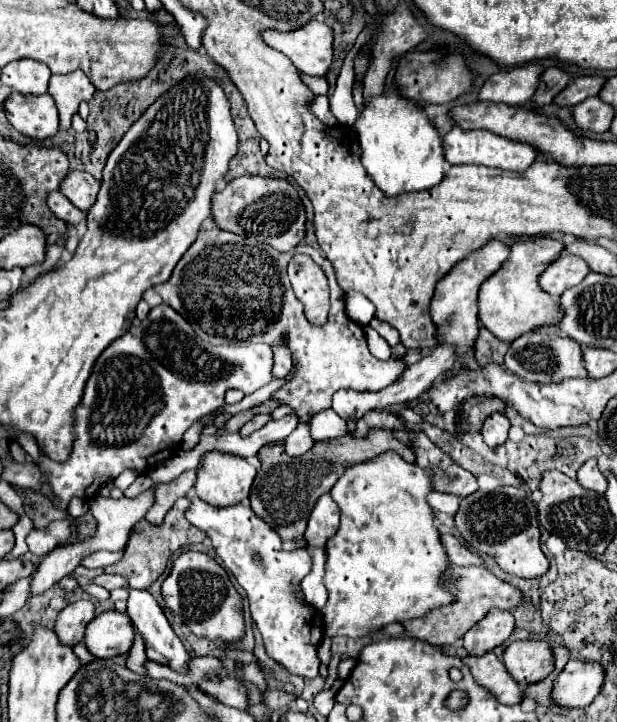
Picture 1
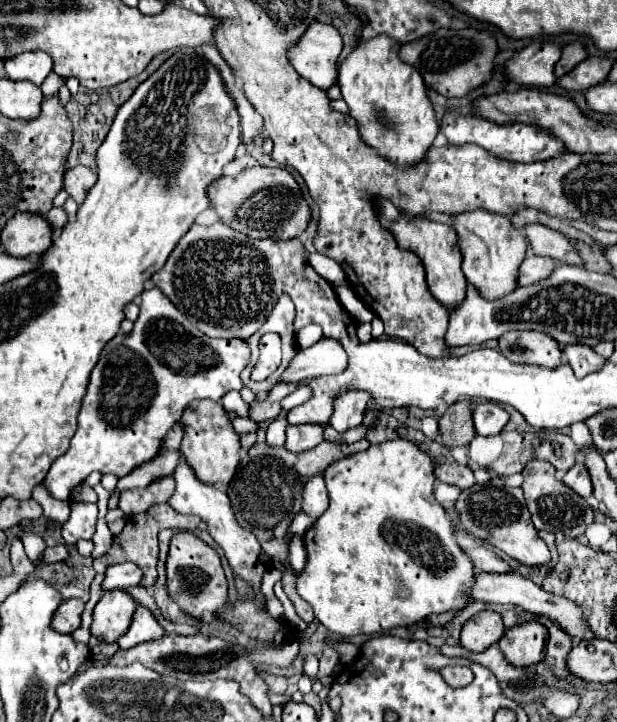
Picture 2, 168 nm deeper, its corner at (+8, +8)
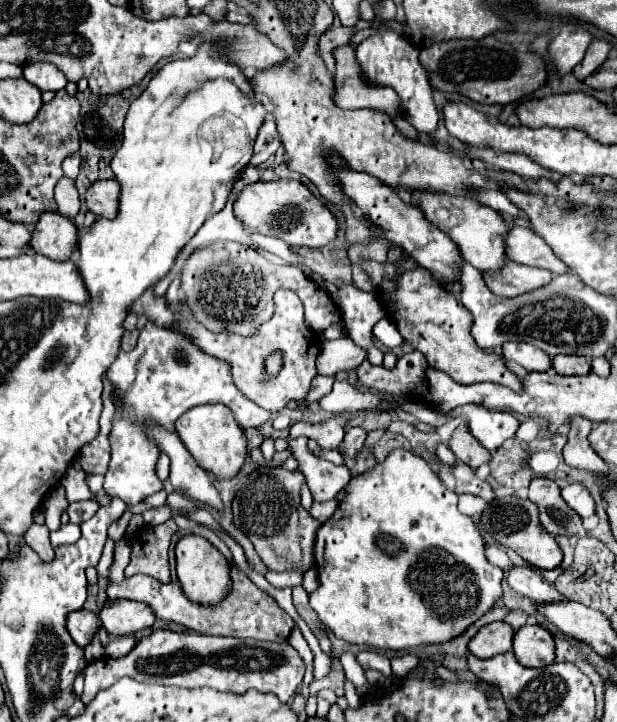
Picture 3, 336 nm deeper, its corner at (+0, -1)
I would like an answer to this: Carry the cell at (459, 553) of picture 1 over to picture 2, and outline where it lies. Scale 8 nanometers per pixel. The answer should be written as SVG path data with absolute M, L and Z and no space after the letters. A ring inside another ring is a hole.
M464 548L466 556L474 562L474 566L482 572L510 572L512 568L508 566L508 562L504 562L496 552L488 550L488 548Z

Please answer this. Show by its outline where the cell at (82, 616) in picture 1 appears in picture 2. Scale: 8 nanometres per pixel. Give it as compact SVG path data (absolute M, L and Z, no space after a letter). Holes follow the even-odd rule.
M70 598L62 602L52 618L52 630L60 634L72 634L80 626L80 614L84 610L84 602L80 598Z

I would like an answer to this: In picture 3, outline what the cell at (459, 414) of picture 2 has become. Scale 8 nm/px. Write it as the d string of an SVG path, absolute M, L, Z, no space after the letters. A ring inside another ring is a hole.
M460 423L450 439L450 449L452 453L466 463L472 469L478 469L480 465L490 461L490 451L484 451L484 447L480 447L480 443L476 443L476 439L472 439L472 435L468 435L468 427L464 427L464 423Z

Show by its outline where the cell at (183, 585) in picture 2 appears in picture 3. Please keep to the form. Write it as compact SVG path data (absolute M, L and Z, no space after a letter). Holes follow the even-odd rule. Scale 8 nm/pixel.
M184 535L176 543L176 573L184 593L196 603L218 603L224 595L228 595L232 589L228 567L226 557L200 535Z

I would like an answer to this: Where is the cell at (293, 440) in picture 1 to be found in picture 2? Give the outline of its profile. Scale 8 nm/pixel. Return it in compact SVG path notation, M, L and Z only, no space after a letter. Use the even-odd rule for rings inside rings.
M274 418L270 422L270 426L266 428L266 442L270 446L282 446L284 444L284 430L288 426L288 420L286 418Z

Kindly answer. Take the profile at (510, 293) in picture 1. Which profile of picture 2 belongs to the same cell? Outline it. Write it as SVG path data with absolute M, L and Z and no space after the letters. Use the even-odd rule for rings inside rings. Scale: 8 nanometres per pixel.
M476 210L472 214L458 214L452 220L462 246L460 250L464 256L464 262L462 262L464 276L472 286L476 286L480 296L486 300L496 300L516 290L520 264L526 258L530 248L526 234L516 230L510 218L500 214L488 214L486 210Z

